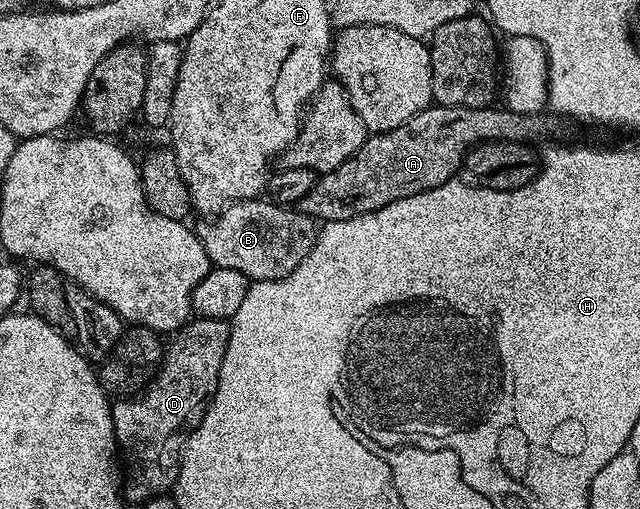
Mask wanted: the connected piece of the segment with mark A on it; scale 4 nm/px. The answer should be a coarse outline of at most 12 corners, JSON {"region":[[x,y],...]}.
{"region":[[431,104],[370,134],[297,209],[319,223],[428,192],[544,117]]}

